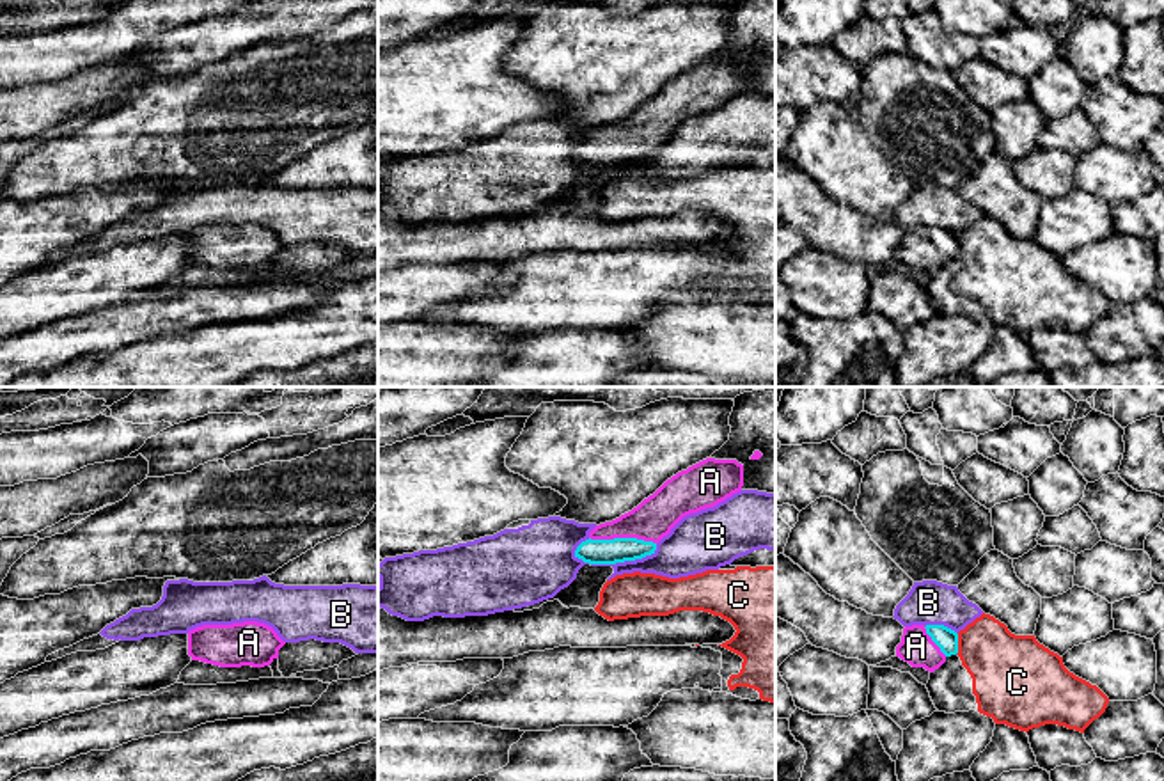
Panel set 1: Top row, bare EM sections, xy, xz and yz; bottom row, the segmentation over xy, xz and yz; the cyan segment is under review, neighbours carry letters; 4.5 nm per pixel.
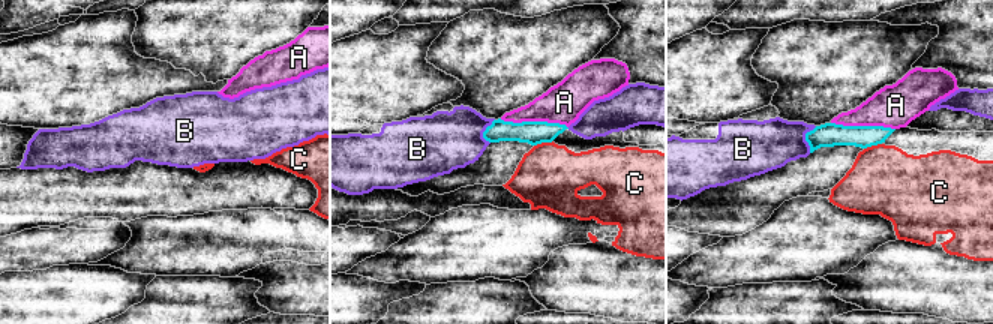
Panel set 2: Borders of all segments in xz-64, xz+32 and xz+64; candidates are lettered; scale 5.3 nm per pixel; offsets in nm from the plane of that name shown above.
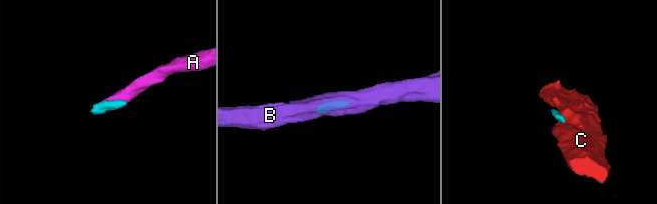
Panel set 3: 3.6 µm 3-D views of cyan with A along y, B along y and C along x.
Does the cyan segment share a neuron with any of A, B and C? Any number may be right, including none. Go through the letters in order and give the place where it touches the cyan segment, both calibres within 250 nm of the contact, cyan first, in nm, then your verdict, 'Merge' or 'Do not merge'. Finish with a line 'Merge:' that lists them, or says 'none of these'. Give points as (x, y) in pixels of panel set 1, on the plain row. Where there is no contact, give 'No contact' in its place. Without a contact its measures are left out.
A: Touches cyan at xz (623, 141). Thickness 110 nm (cyan) against 190 nm. Merge
B: Touches cyan at xz (616, 164). Thickness 110 nm (cyan) against 160 nm. Do not merge
C: Touches cyan at yz (957, 247). Thickness 100 nm (cyan) against 320 nm. Do not merge
Merge: A

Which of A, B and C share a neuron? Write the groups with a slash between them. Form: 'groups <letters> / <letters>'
groups A / B / C

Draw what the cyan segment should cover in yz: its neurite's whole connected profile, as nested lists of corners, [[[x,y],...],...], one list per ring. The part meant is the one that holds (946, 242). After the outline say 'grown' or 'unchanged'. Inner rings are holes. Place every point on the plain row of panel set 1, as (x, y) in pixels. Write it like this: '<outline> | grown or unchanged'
[[[912,227],[903,231],[896,259],[912,270],[933,275],[948,259],[958,256],[958,236],[944,227]]] | grown

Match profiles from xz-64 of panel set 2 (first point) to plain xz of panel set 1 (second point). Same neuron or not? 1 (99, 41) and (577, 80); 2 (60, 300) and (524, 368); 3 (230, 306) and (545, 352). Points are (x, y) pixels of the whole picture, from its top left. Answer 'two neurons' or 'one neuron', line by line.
1: two neurons
2: two neurons
3: one neuron

